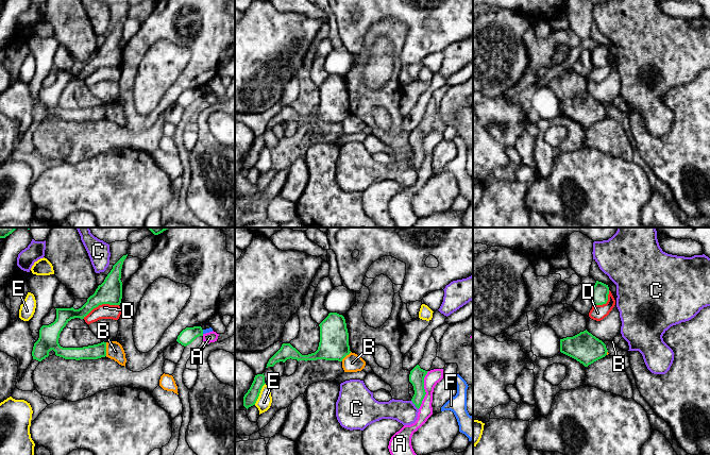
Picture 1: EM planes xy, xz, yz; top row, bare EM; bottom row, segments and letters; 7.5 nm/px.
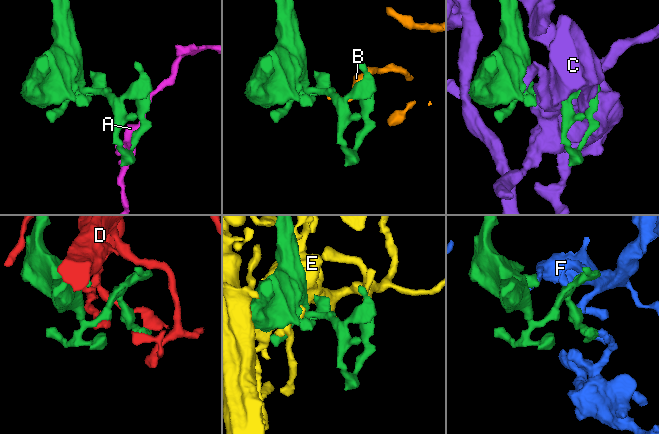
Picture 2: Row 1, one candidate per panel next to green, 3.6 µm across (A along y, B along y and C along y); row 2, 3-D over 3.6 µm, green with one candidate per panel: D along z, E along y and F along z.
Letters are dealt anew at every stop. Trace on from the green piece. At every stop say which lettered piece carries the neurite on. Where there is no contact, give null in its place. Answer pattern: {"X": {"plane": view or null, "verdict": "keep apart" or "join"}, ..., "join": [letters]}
{"A": {"plane": "xz", "verdict": "keep apart"}, "B": {"plane": "xy", "verdict": "keep apart"}, "C": {"plane": "xz", "verdict": "keep apart"}, "D": {"plane": "xy", "verdict": "keep apart"}, "E": {"plane": "xz", "verdict": "keep apart"}, "F": {"plane": "xy", "verdict": "keep apart"}, "join": []}

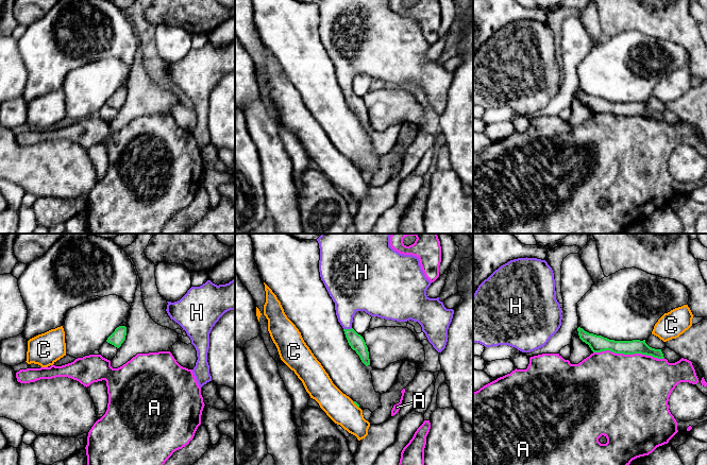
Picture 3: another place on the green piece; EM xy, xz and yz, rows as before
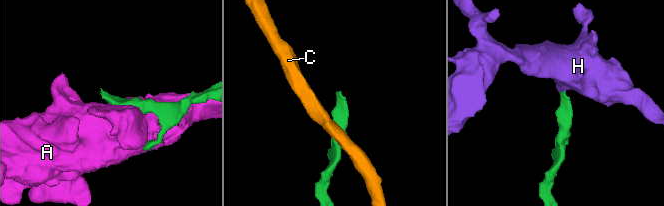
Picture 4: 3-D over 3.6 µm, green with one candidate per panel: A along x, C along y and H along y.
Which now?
{"A": {"plane": "yz", "verdict": "keep apart"}, "C": {"plane": "xz", "verdict": "keep apart"}, "H": {"plane": "xz", "verdict": "join"}, "join": ["H"]}

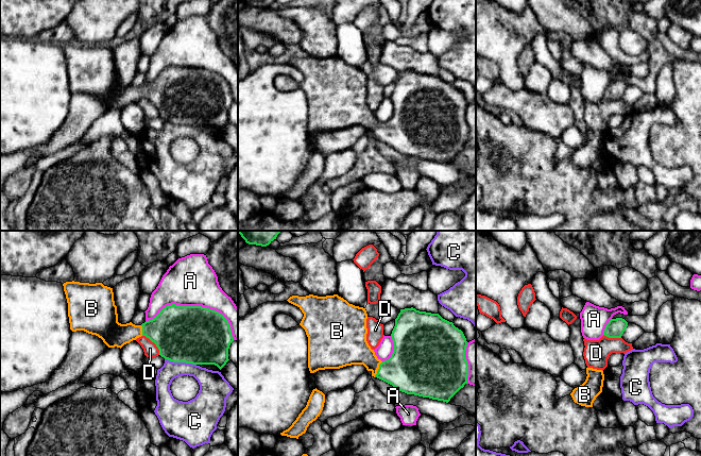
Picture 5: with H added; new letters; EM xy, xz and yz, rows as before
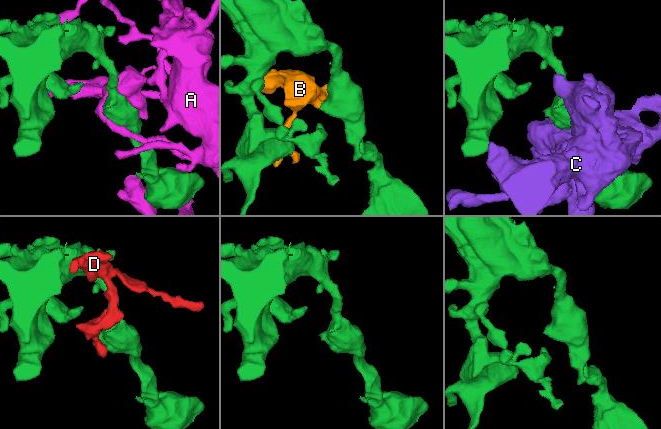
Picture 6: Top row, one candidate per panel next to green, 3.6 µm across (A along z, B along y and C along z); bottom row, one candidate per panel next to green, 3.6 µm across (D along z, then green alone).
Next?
{"A": {"plane": "xy", "verdict": "keep apart"}, "B": {"plane": "xz", "verdict": "join"}, "C": {"plane": "xy", "verdict": "keep apart"}, "D": {"plane": "xy", "verdict": "keep apart"}, "join": ["B"]}

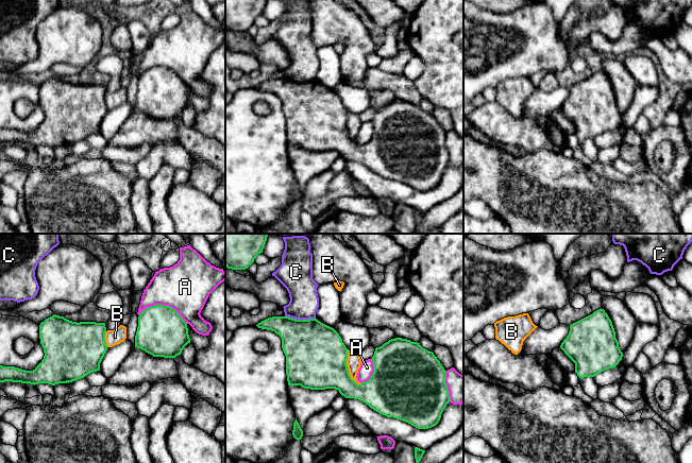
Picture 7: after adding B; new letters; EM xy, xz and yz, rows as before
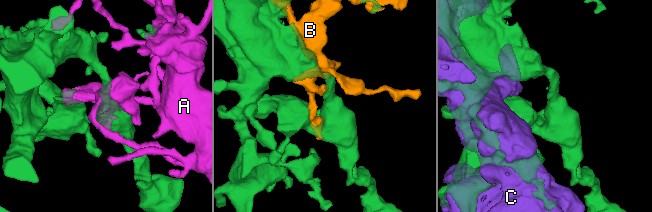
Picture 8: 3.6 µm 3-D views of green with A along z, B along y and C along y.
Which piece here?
{"A": {"plane": "xy", "verdict": "keep apart"}, "B": {"plane": "xz", "verdict": "keep apart"}, "C": {"plane": "xz", "verdict": "keep apart"}, "join": []}

